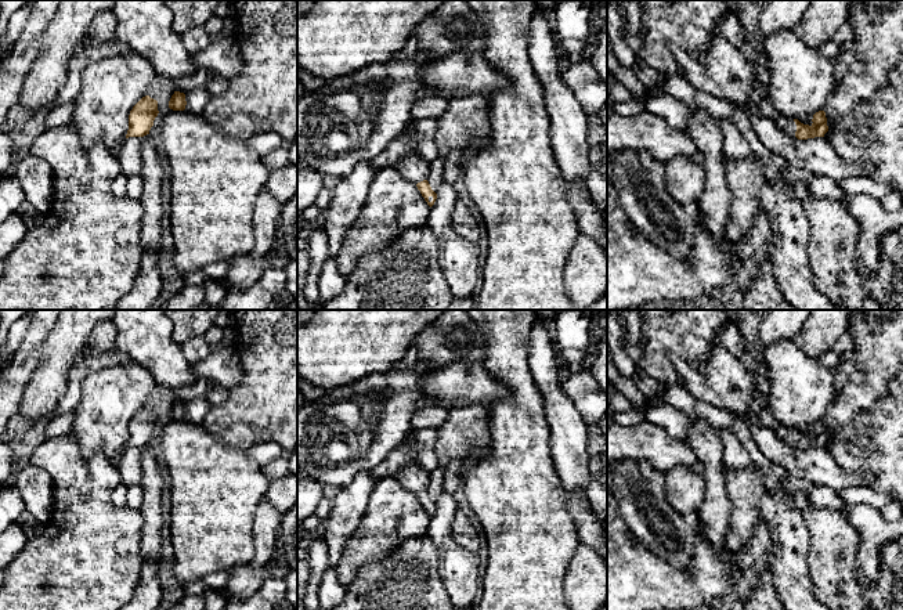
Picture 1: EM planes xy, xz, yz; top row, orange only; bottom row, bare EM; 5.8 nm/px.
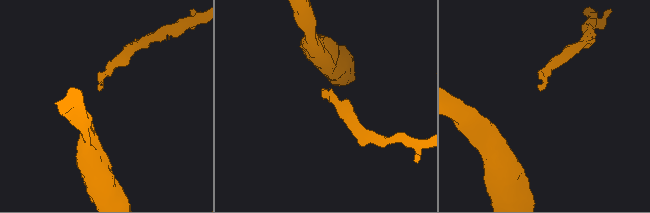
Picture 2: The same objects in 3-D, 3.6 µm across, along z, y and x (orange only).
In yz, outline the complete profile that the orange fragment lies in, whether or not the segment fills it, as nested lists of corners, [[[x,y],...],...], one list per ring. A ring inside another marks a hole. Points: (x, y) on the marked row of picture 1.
[[[819,111],[813,115],[812,124],[803,124],[798,119],[791,119],[784,115],[774,118],[776,123],[788,134],[798,140],[808,140],[814,137],[824,137],[828,131],[827,118],[824,111]]]

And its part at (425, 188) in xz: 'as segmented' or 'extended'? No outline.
extended

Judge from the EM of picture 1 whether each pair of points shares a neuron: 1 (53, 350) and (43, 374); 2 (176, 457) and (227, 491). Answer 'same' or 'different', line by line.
1: same
2: same

